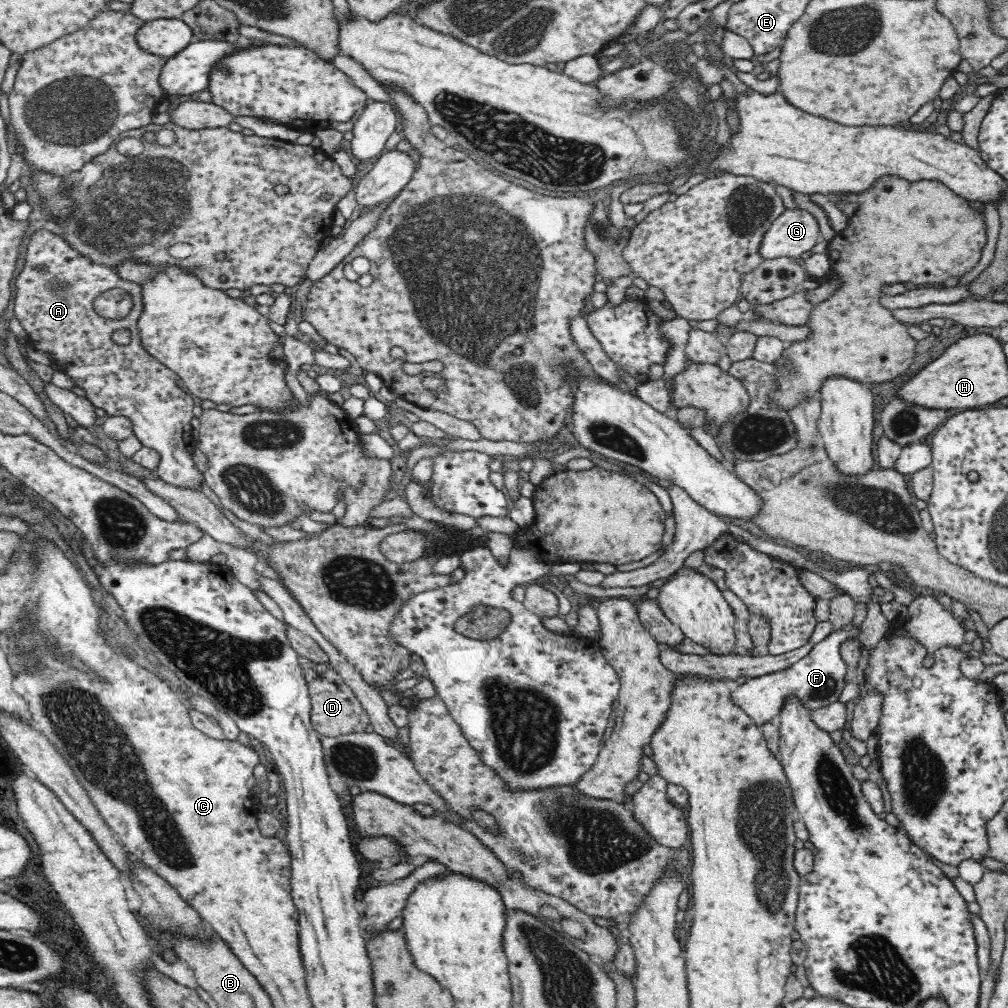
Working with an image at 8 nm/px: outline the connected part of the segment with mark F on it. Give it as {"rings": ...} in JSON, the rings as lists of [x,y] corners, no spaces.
{"rings":[[[852,622],[842,629],[834,630],[826,639],[816,644],[806,658],[802,658],[788,670],[766,674],[760,678],[750,678],[741,686],[734,685],[732,701],[757,725],[763,725],[768,720],[778,717],[789,695],[798,697],[802,705],[810,711],[837,702],[842,696],[845,684],[848,683],[846,674],[850,670],[840,655],[840,648],[846,642],[860,640],[860,633],[862,633],[861,624],[854,625]]]}

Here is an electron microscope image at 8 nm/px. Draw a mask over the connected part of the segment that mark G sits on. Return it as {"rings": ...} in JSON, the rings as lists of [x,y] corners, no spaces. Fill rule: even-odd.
{"rings":[[[787,209],[764,234],[760,244],[763,258],[796,258],[812,250],[820,239],[816,216],[803,209]]]}

